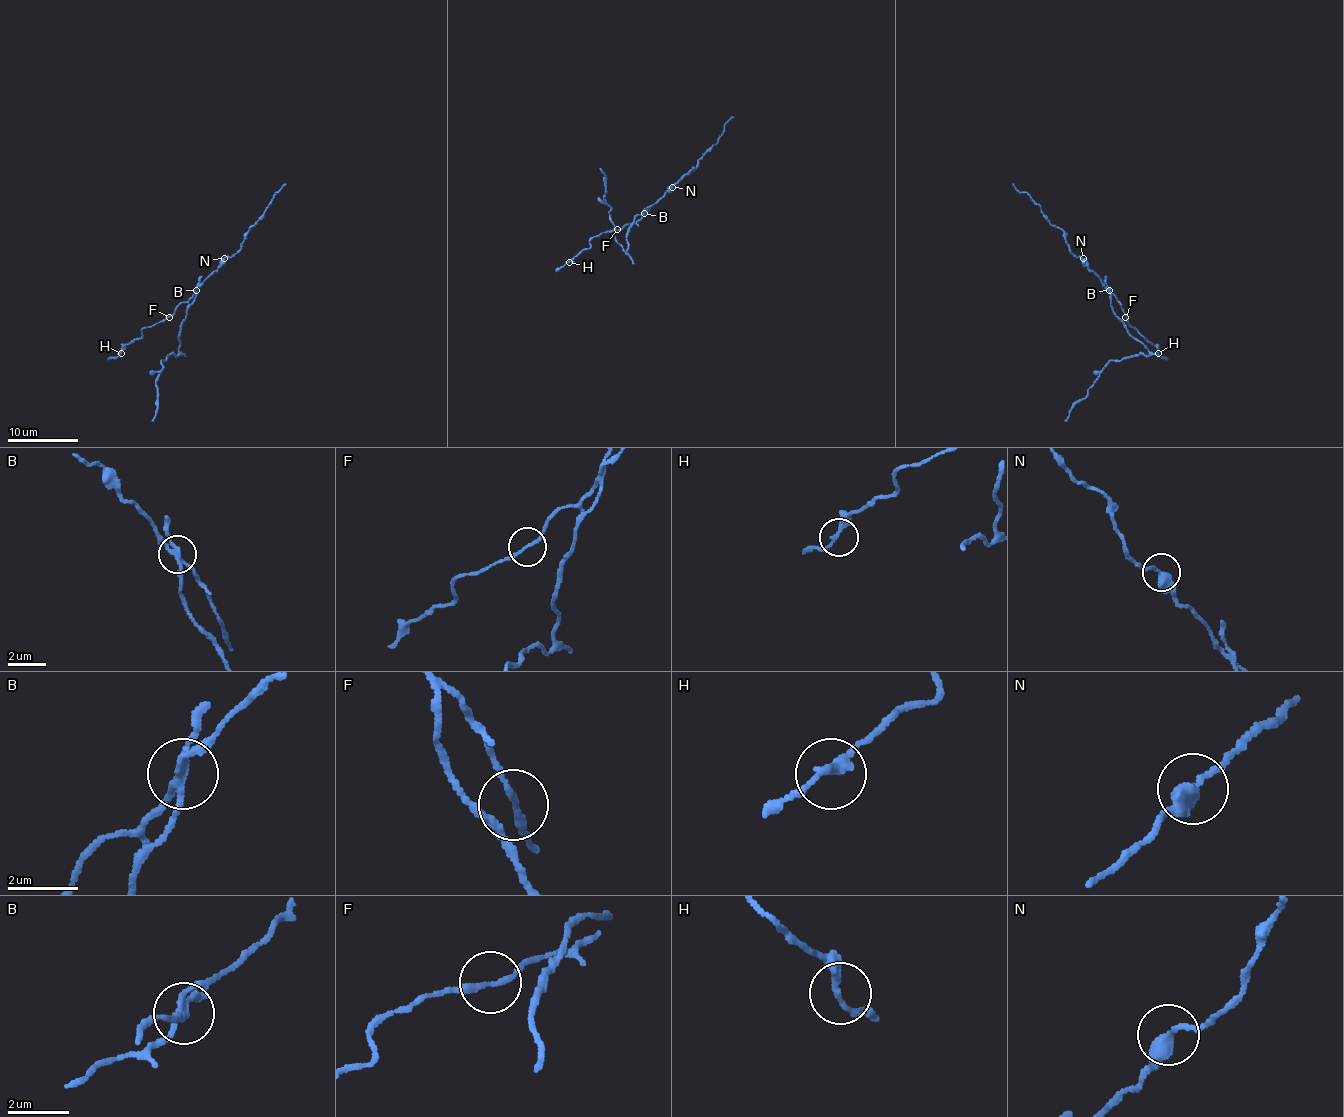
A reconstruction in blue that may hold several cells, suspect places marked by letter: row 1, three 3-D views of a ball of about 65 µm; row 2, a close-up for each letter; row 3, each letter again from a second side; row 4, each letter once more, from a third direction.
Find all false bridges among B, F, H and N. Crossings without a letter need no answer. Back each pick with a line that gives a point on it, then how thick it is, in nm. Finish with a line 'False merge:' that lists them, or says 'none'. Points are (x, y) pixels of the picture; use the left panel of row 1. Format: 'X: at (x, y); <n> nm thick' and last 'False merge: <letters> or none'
B: at (196, 290); 190 nm thick
N: at (224, 258); 400 nm thick
False merge: B, N

